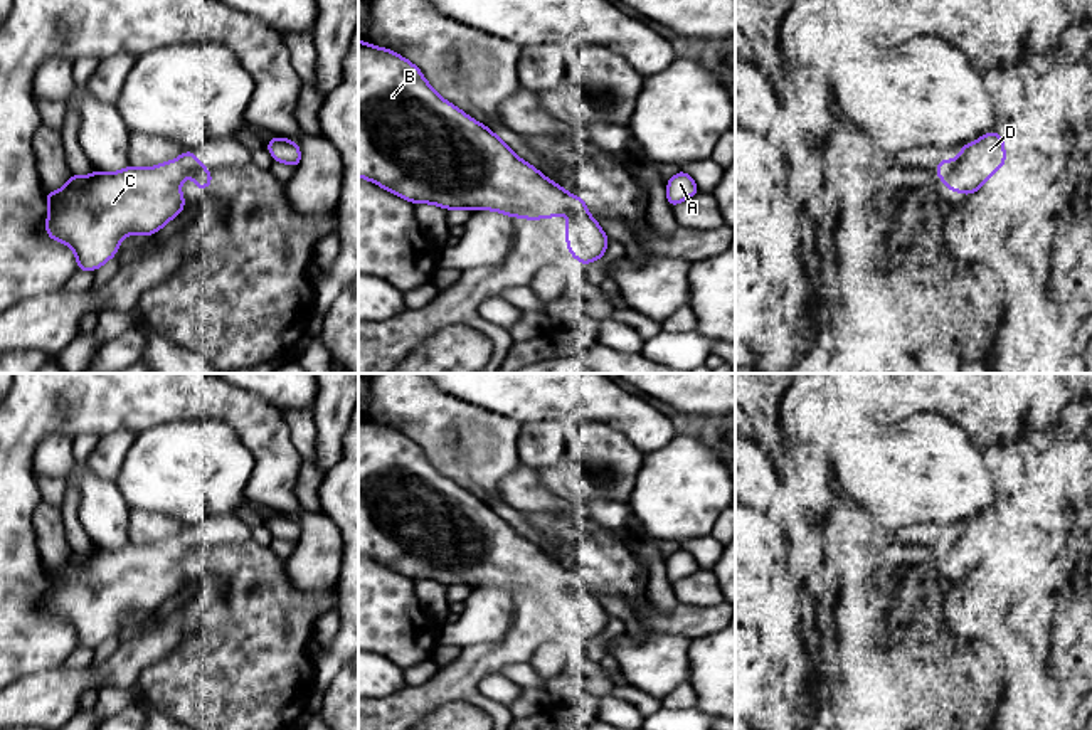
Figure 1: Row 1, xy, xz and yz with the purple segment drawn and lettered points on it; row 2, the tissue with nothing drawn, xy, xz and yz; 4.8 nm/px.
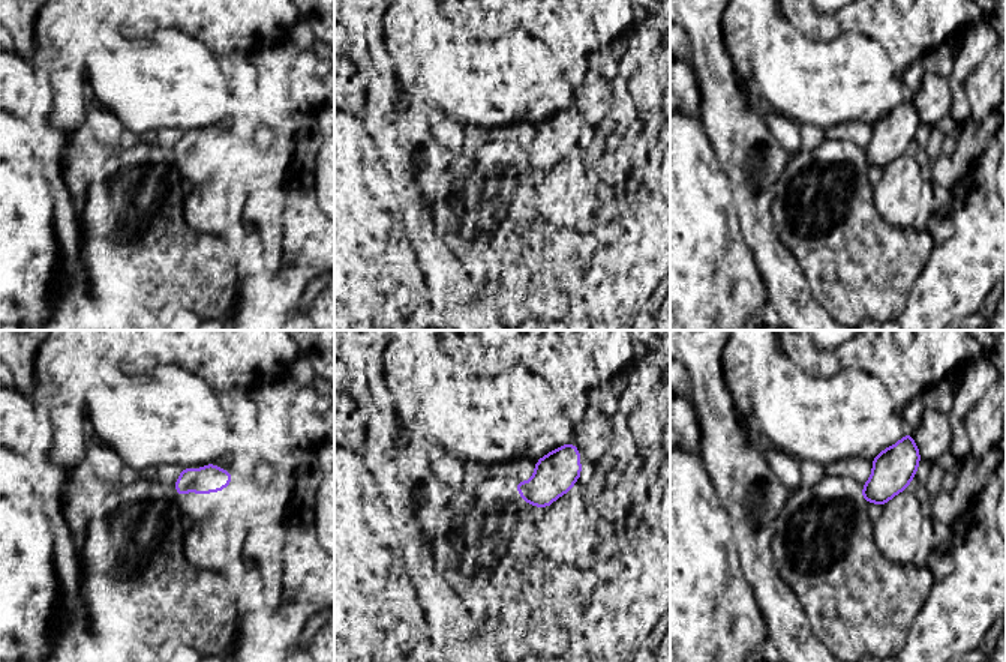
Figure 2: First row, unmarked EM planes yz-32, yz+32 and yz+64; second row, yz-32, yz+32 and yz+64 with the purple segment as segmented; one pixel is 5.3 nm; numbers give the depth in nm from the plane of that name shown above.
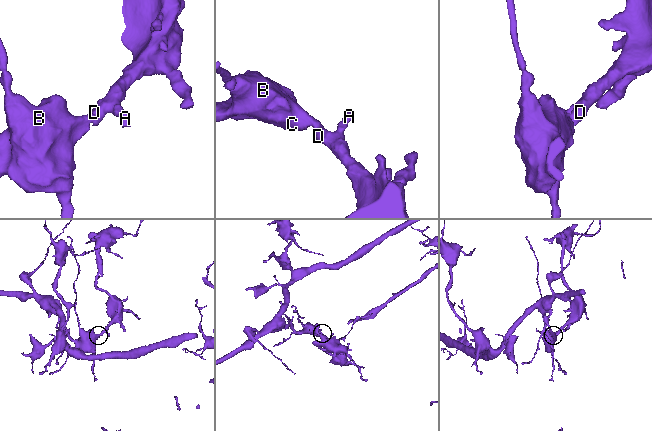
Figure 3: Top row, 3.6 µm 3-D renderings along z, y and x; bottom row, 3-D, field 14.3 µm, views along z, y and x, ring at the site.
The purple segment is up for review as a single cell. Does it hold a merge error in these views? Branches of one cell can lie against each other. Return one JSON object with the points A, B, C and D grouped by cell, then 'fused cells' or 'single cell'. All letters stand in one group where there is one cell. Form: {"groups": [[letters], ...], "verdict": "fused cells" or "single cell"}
{"groups": [["A", "B", "C", "D"]], "verdict": "single cell"}

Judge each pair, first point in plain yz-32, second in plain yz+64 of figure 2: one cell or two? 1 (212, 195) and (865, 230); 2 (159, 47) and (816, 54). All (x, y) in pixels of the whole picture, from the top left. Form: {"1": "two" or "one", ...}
{"1": "two", "2": "one"}

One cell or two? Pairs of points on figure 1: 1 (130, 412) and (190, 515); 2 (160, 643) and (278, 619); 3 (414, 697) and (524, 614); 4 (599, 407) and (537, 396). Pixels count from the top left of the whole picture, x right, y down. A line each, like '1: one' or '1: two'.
1: two
2: two
3: one
4: one

